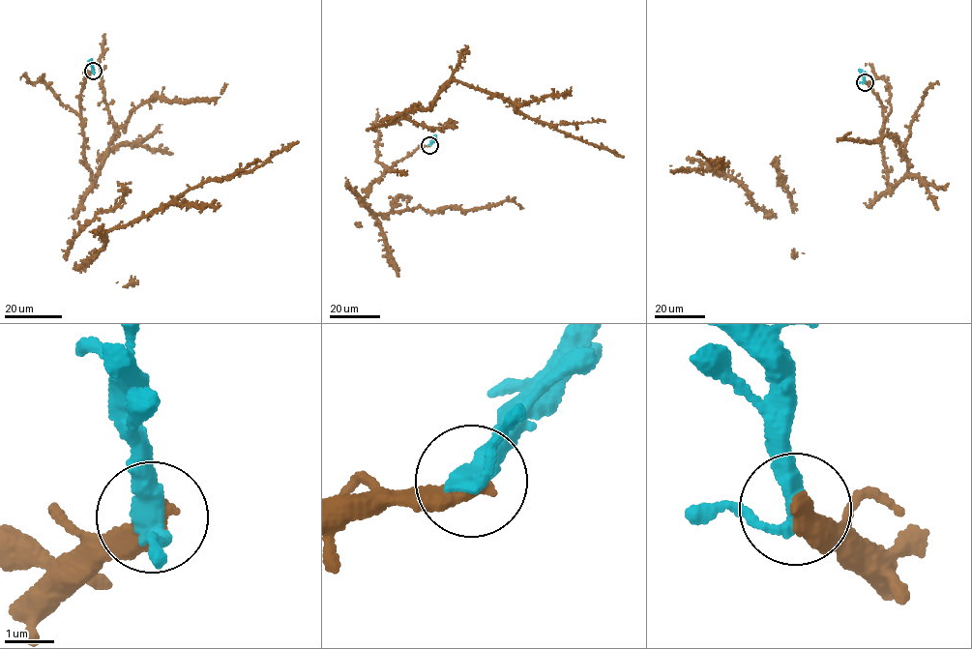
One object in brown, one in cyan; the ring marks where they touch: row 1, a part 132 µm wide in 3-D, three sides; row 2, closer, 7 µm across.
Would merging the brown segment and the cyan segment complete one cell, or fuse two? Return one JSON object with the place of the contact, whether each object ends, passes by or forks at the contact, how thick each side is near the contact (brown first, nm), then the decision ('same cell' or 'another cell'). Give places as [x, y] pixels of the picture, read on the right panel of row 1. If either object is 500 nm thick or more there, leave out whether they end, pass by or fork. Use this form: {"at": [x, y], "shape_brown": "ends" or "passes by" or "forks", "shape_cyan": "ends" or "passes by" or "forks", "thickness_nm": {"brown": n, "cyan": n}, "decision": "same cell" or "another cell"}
{"at": [865, 82], "shape_brown": "ends", "shape_cyan": "passes by", "thickness_nm": {"brown": 400, "cyan": 320}, "decision": "same cell"}

